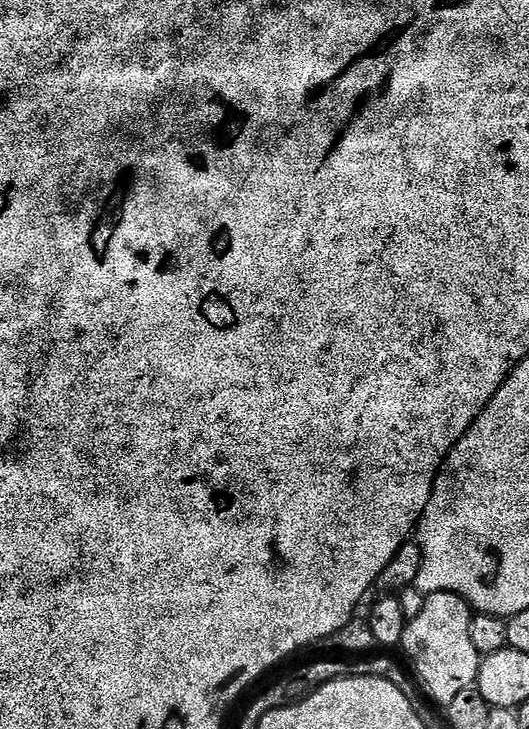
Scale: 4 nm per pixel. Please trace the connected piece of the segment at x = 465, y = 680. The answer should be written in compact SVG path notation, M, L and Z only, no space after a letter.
M430 592L425 595L418 616L405 623L402 652L408 655L413 668L411 671L422 692L440 706L454 702L462 690L473 687L480 673L482 658L478 650L474 650L474 641L470 638L473 615L472 605L467 604L458 594Z

